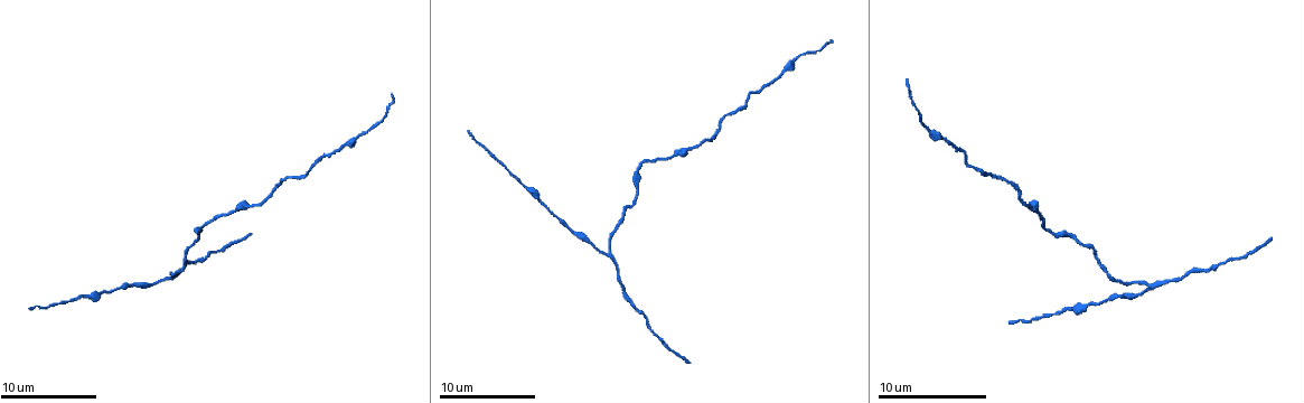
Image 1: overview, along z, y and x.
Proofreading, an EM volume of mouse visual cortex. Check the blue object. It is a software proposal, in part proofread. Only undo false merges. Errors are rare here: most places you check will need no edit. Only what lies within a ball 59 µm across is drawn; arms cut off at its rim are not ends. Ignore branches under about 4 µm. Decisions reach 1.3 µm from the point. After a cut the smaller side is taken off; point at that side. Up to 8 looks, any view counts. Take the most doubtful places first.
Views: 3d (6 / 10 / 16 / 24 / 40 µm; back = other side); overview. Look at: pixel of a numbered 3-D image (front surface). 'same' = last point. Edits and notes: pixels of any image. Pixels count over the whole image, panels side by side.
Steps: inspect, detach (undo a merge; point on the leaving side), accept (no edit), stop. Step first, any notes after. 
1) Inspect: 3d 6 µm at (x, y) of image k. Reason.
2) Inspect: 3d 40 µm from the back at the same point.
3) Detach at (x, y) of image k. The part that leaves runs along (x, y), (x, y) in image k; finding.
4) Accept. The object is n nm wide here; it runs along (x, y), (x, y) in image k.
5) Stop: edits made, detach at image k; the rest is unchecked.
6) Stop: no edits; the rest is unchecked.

Inspect: 3d 6 µm at (1149, 287) of image 1.

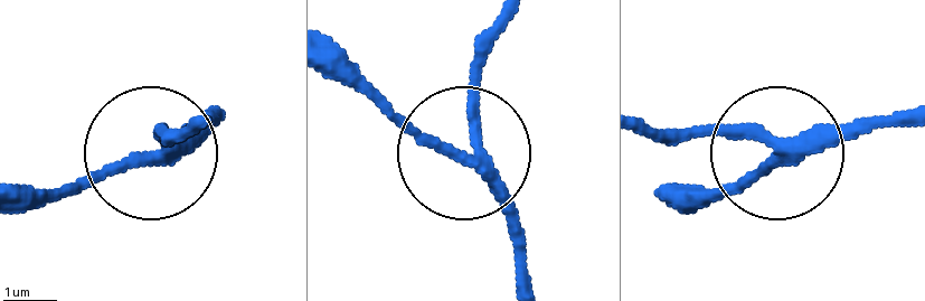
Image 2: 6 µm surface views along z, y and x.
Accept. 3 arms meet here; it runs along (505, 27), (473, 94), (470, 161), (522, 263) in image 2; one neuron here.

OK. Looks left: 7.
Inspect: 3d 10 µm at (926, 128) of image 1. Sudden change in width.

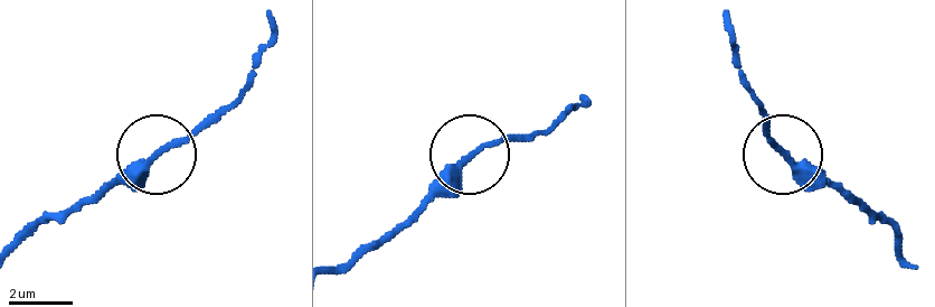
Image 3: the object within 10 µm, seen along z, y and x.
Inspect: 3d 6 µm at (468, 161) of image 3. Zoom in.

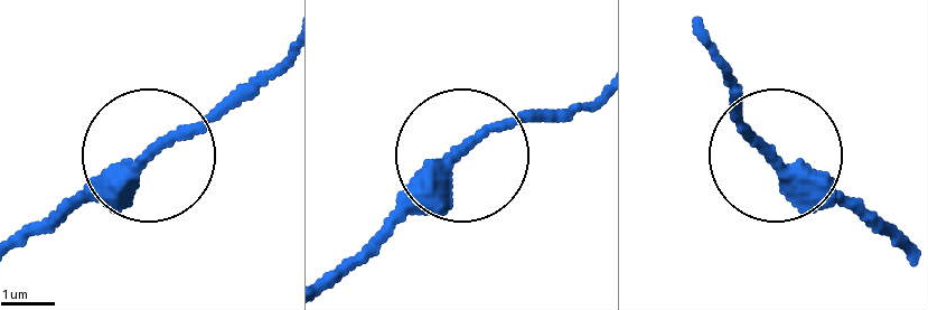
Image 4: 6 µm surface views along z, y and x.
Accept. Continuous, no second neuron.

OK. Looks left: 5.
Inspect: 3d 16 µm at (197, 231) of image 1.

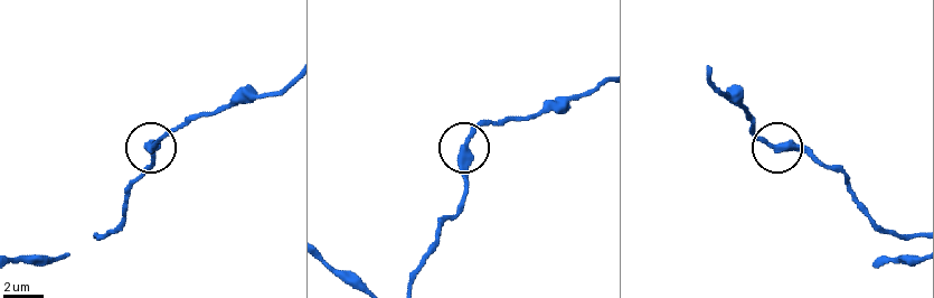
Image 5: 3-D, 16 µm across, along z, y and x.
Accept. The side arm is 33 µm long; all the same neuron.

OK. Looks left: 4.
Inspect: 3d 10 µm at (527, 189) of image 1.

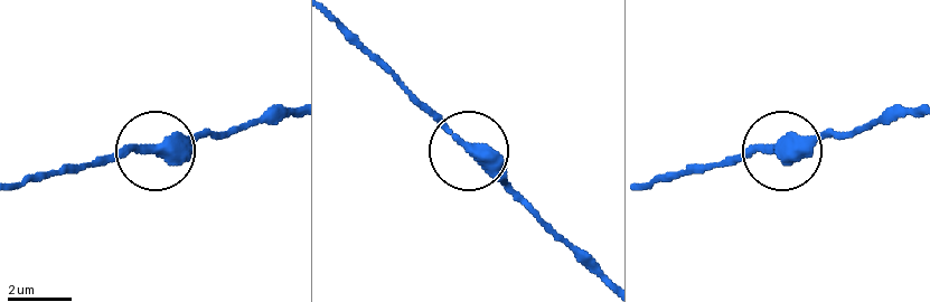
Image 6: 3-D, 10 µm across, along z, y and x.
Inspect: 3d 10 µm from the back at (149, 148) of image 6. Other side.

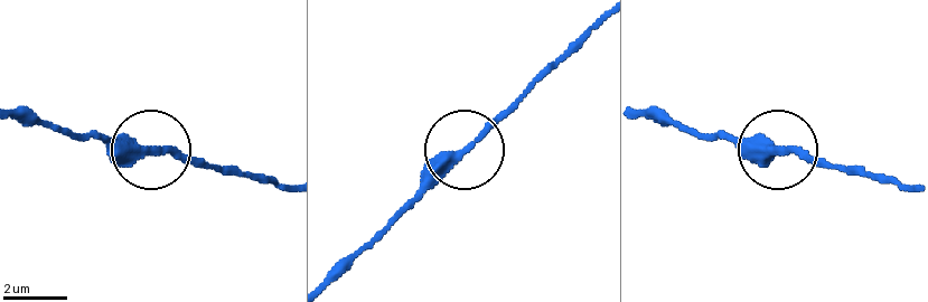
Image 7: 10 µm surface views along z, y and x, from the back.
Accept. The object is 300 nm wide here; it runs along (645, 109), (701, 132), (797, 148), (835, 164) in image 7; all the same neuron.

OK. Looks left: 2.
Stop: no edits; the rest is unchecked.

